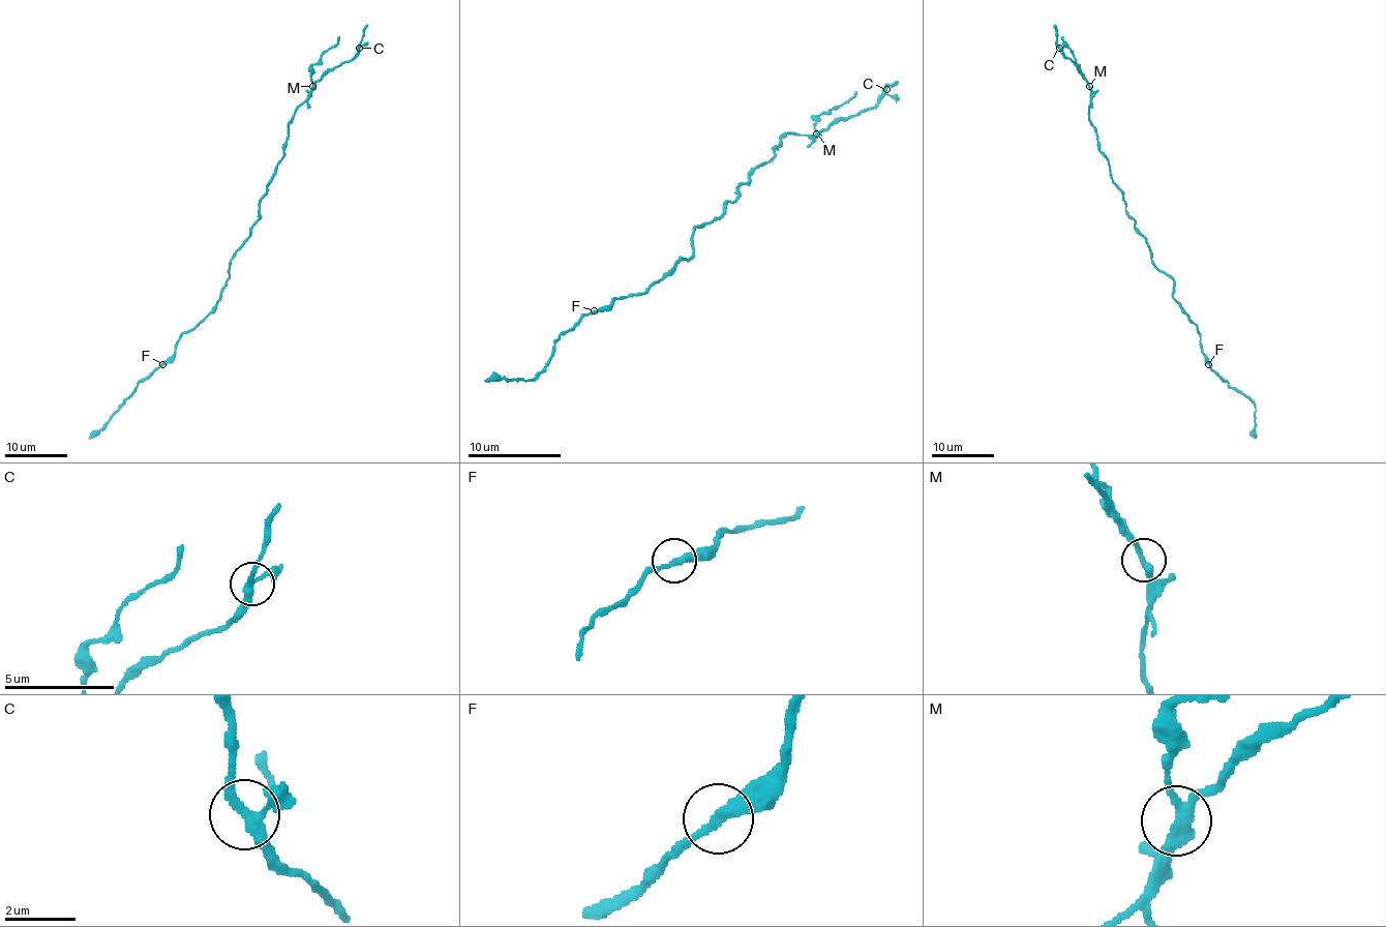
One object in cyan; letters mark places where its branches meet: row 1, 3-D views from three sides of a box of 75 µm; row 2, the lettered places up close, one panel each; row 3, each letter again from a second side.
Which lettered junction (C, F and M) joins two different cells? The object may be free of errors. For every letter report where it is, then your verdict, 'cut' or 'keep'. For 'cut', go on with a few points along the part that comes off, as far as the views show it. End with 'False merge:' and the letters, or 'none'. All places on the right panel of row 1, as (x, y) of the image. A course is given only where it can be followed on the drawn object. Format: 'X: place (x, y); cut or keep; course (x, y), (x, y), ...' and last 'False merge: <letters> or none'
C: place (1059, 48); keep
F: place (1208, 364); keep
M: place (1089, 86); cut; course (1089, 85), (1060, 36)
False merge: M

